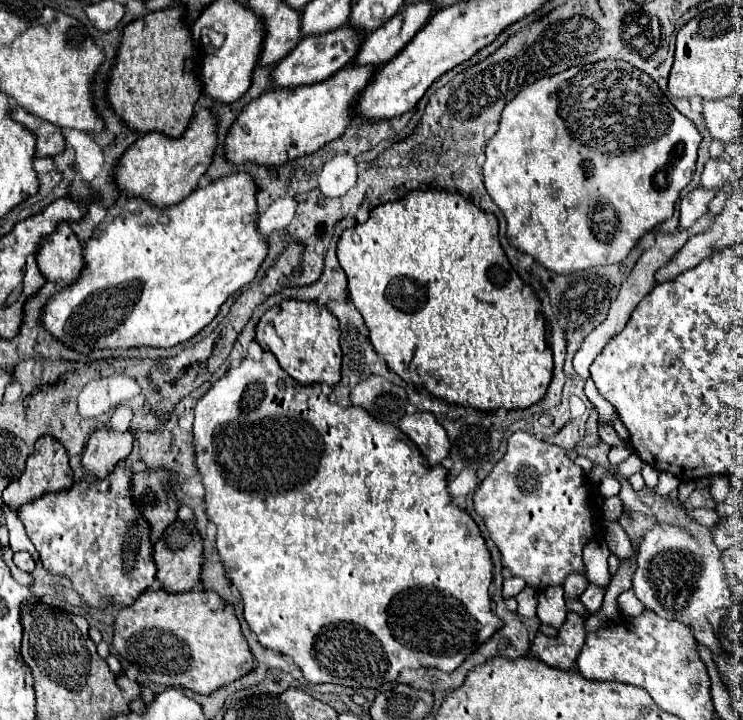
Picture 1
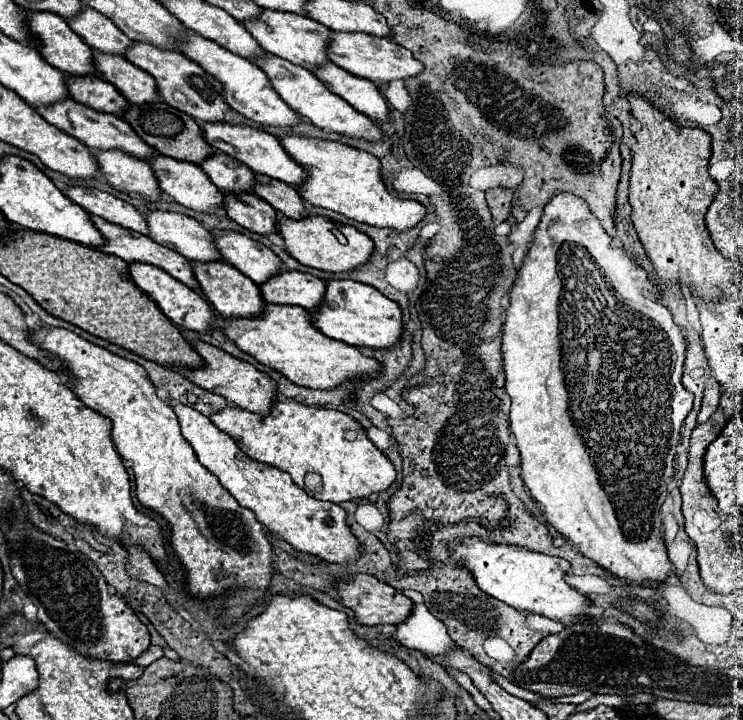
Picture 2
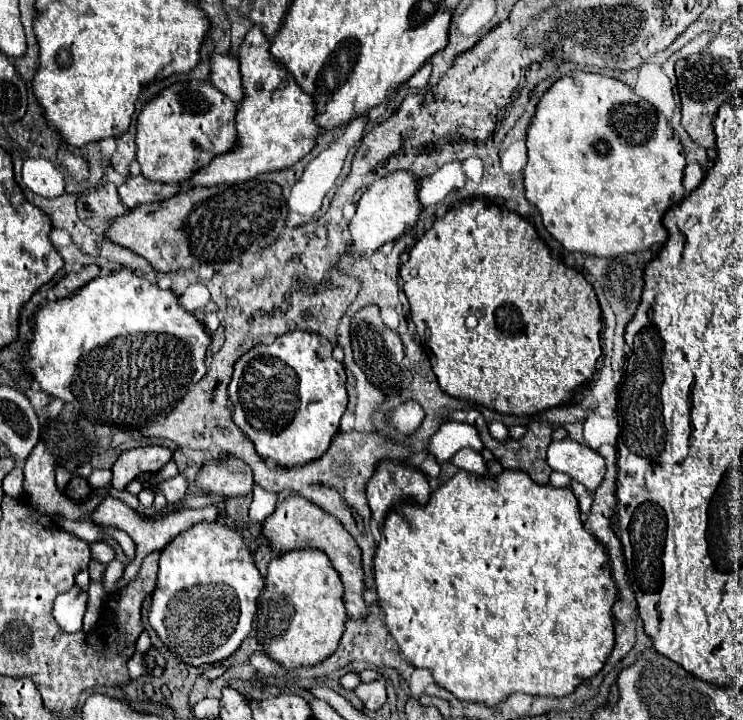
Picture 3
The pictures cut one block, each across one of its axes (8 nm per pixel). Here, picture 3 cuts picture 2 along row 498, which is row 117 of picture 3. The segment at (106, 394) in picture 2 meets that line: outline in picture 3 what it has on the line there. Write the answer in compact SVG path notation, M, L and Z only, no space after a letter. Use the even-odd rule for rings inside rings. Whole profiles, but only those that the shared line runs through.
M194 80L194 96L192 82L176 82L174 86L166 88L158 98L148 102L138 116L136 148L144 178L164 184L182 184L188 182L200 168L208 166L212 158L234 150L238 142L234 122L236 110L238 104L220 94L212 82Z

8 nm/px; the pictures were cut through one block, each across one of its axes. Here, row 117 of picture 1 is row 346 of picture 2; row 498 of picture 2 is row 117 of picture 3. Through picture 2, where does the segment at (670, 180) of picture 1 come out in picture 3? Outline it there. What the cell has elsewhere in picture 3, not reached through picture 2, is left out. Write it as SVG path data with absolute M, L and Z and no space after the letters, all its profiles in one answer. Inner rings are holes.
M572 72L554 82L542 96L528 126L524 186L528 202L540 210L546 230L568 252L612 258L666 242L668 232L662 226L662 216L668 208L684 200L684 166L686 156L680 138L668 126L666 118L630 86L600 74Z

